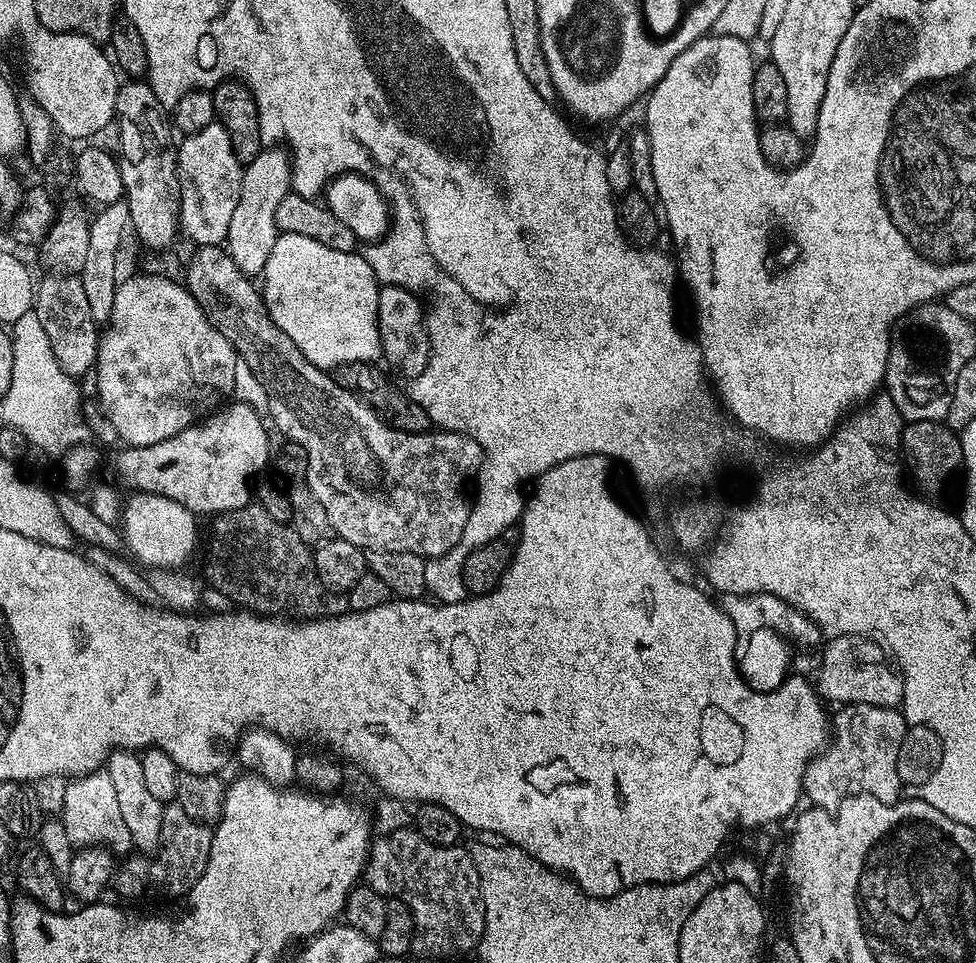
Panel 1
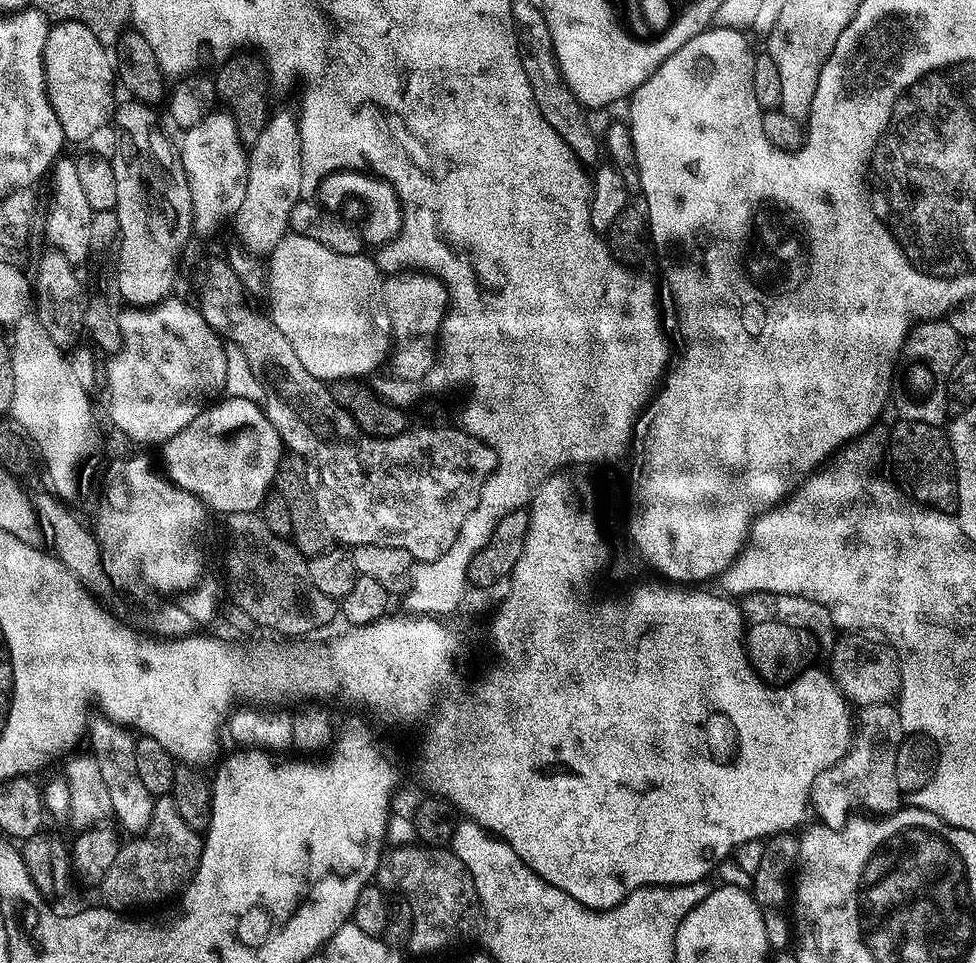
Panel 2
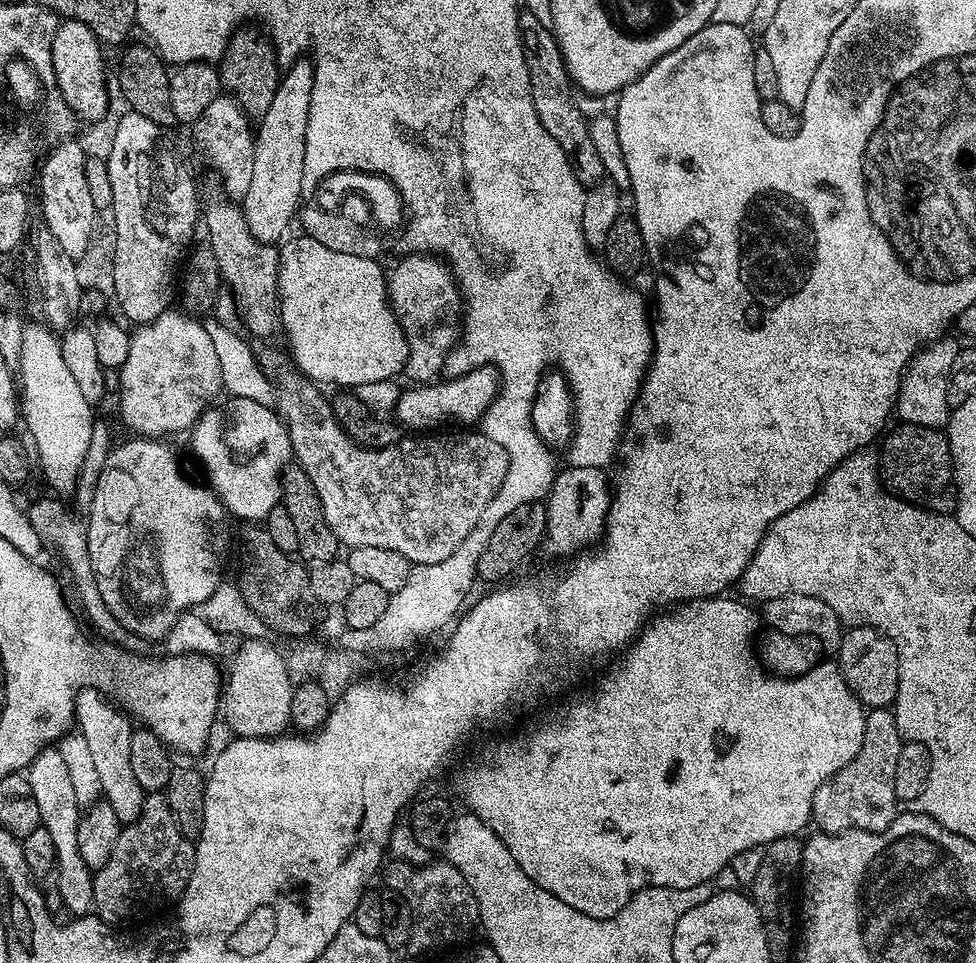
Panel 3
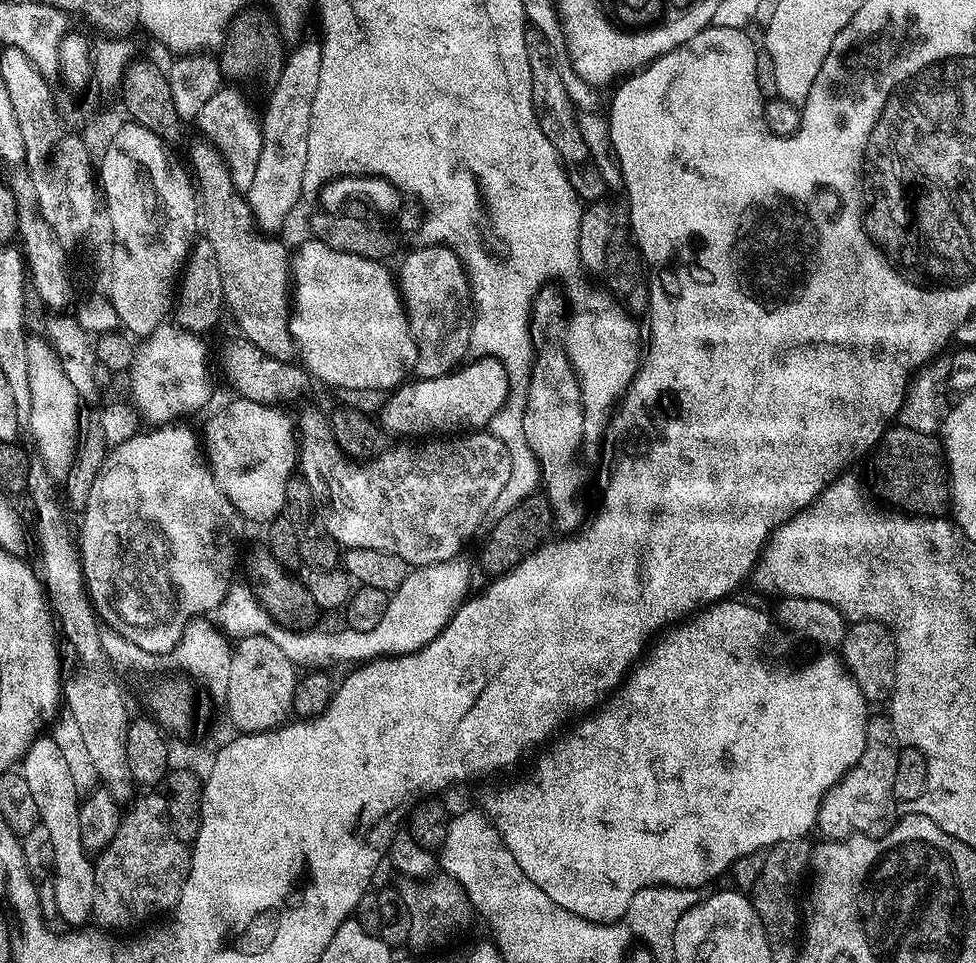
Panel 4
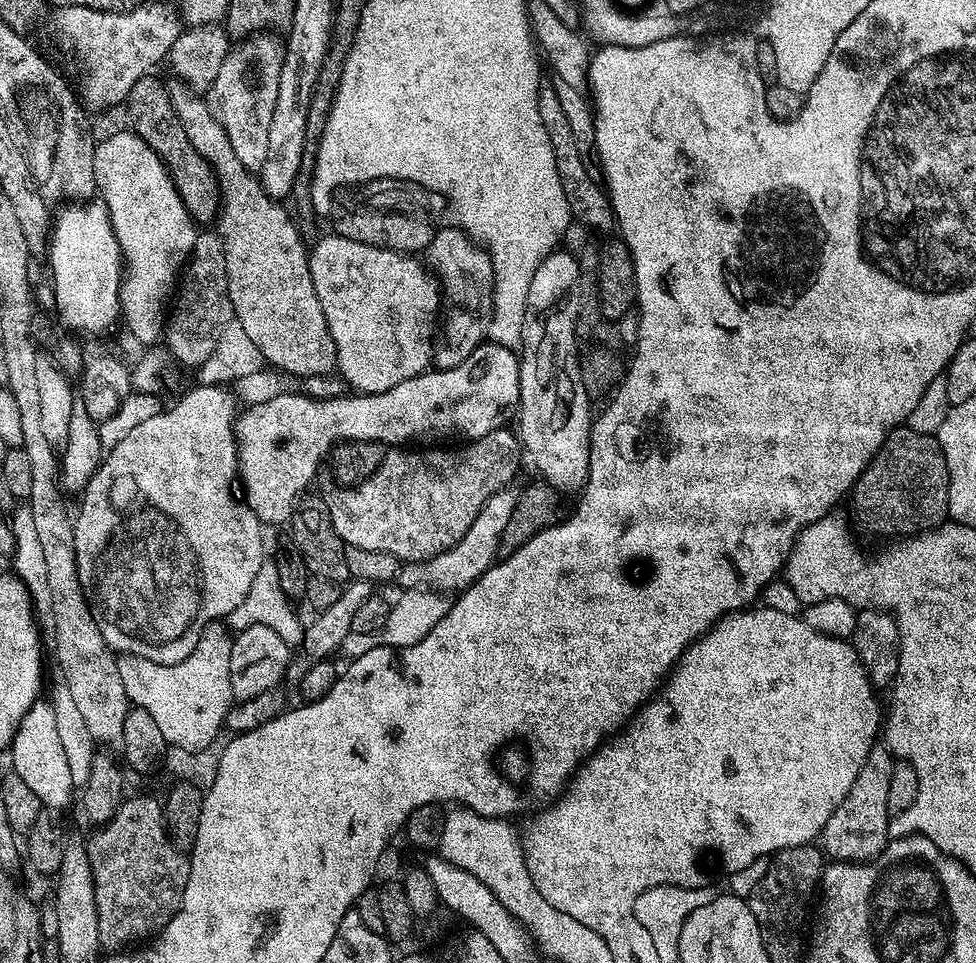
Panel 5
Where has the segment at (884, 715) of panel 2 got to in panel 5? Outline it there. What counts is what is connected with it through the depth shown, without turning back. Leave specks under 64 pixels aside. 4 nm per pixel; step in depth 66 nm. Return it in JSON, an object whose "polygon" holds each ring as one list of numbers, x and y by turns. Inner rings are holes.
{"polygon":[[877,746,869,750,858,778,854,778,854,786,850,786,846,798,842,798,834,814,830,814,822,833,823,851,833,861,867,862,873,860,887,846,890,839,887,798,893,763,894,757,887,747]]}

